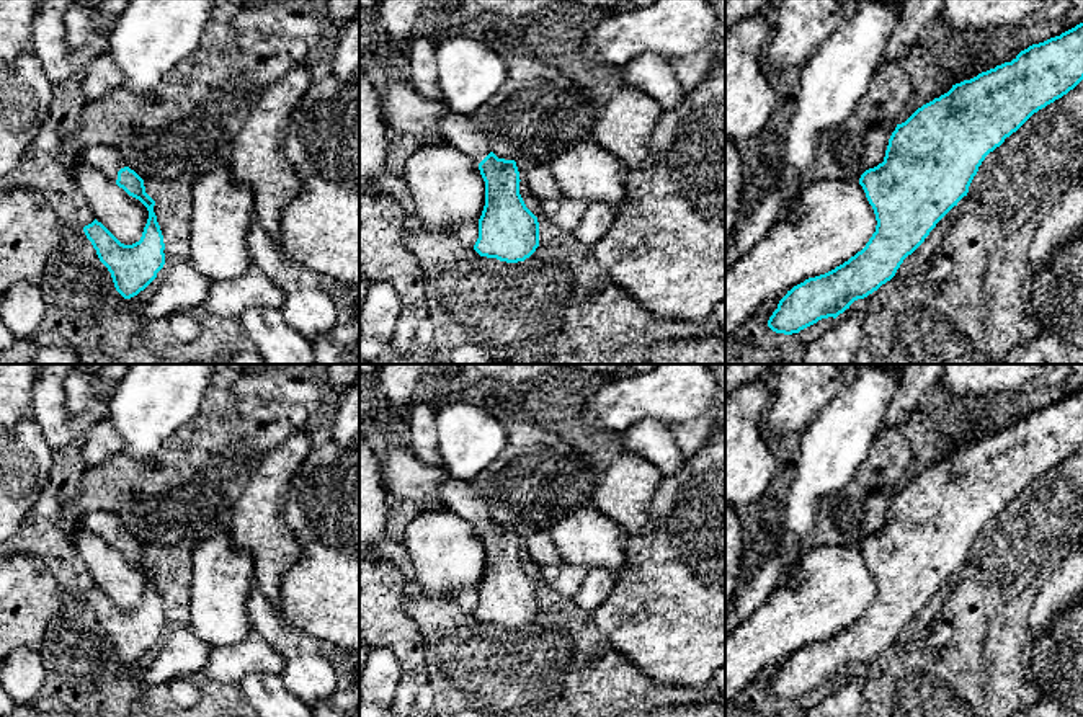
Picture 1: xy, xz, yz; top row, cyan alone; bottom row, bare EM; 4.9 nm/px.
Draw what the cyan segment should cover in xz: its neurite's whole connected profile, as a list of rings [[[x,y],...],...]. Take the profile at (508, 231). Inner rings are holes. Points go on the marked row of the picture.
[[[443,98],[436,101],[443,108],[439,139],[475,160],[485,181],[485,206],[474,250],[506,263],[524,261],[539,247],[539,222],[519,194],[516,162],[498,158],[470,116],[452,111]]]

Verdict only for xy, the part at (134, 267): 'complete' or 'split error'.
split error

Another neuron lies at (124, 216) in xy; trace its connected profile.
[[[67,160],[77,185],[80,203],[87,204],[121,243],[132,245],[140,240],[149,219],[147,207],[100,170]]]

